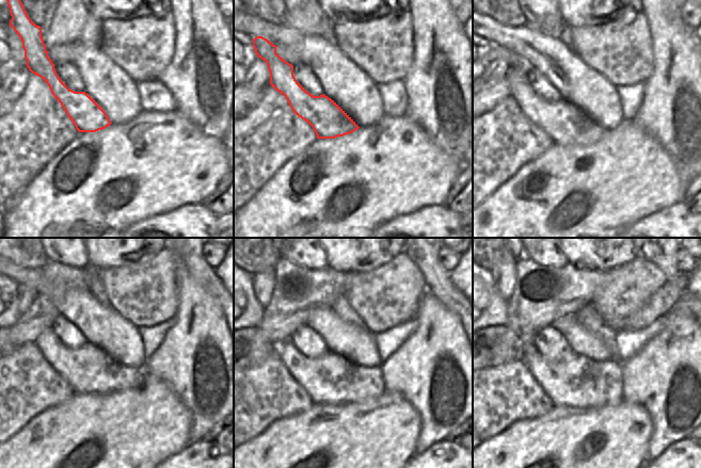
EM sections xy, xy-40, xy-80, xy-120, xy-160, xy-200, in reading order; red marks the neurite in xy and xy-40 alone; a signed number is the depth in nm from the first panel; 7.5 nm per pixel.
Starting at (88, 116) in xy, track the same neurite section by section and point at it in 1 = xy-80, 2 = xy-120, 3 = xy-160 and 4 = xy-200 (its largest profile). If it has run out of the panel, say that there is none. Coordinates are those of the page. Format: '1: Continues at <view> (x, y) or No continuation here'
1: Continues at xy-80 (567, 125)
2: Continues at xy-120 (89, 370)
3: Continues at xy-160 (333, 378)
4: Continues at xy-200 (583, 383)

